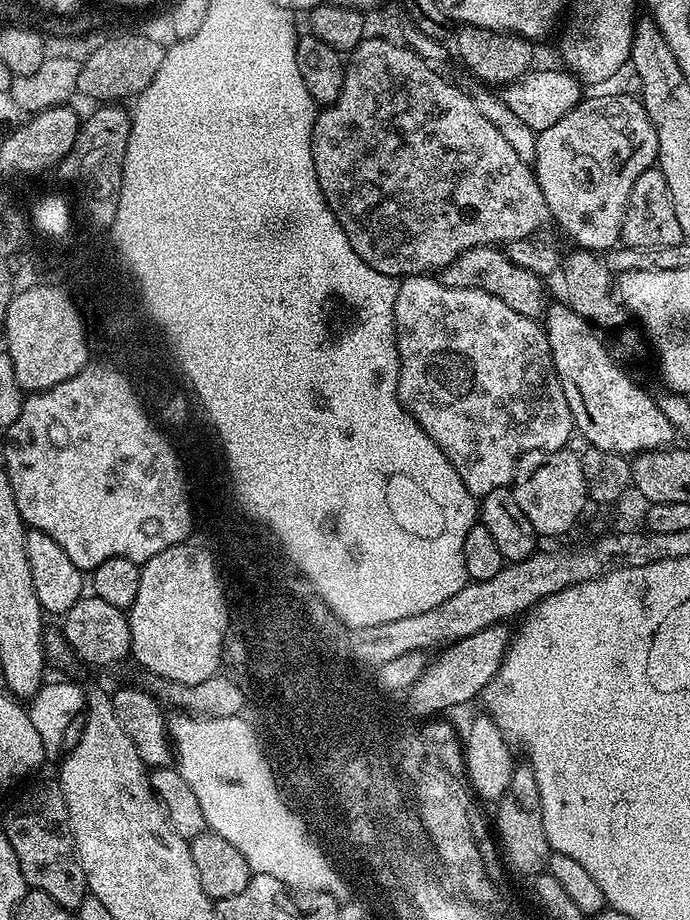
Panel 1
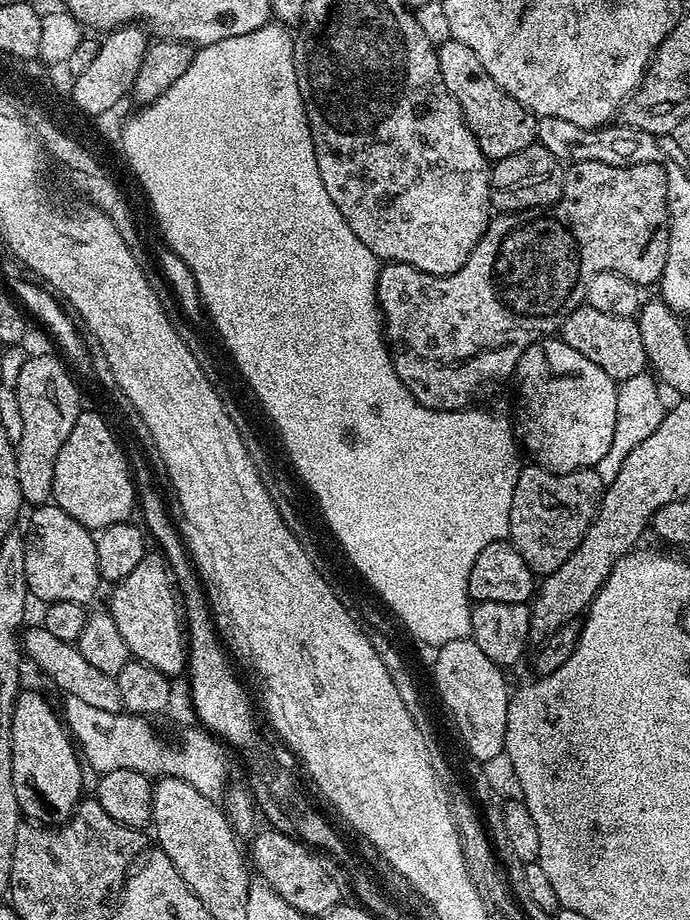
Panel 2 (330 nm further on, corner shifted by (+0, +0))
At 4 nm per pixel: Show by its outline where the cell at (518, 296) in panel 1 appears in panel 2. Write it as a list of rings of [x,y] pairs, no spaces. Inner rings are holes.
[[[587,302],[581,304],[581,308],[563,317],[558,329],[559,339],[601,367],[615,382],[634,378],[649,367],[646,346],[642,346],[642,334],[631,315],[615,316],[613,312],[593,308]]]

